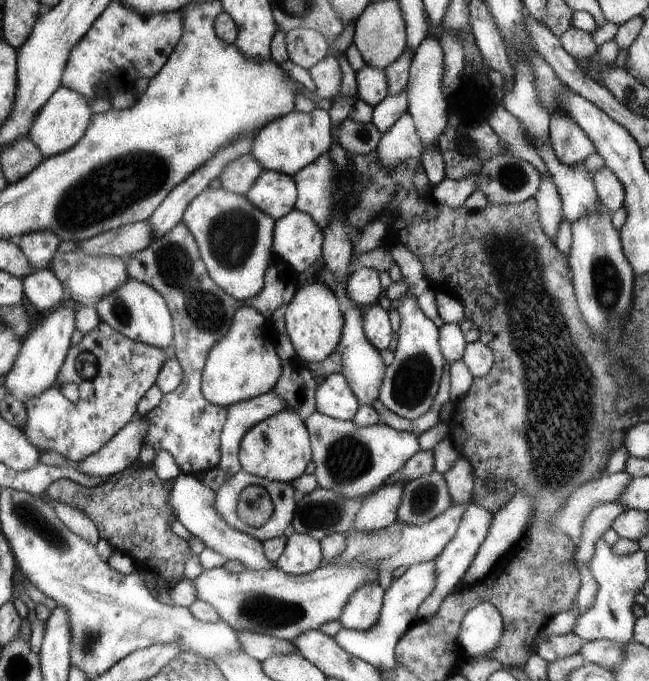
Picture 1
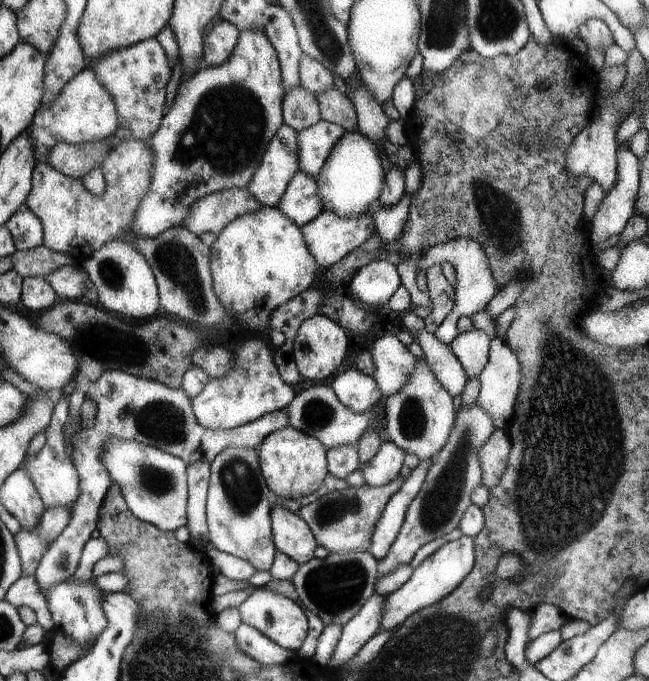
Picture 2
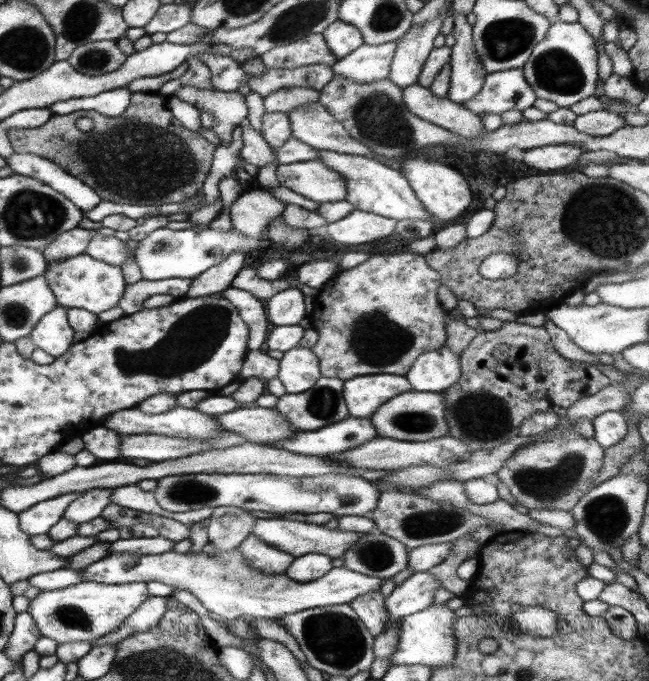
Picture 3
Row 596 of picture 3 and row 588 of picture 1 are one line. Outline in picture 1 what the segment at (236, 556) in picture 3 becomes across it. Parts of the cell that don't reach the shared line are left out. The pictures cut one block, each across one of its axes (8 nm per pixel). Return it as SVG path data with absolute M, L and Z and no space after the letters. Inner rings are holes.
M349 561L341 565L327 565L317 567L310 573L303 575L290 575L284 573L275 566L268 569L249 570L231 572L225 567L213 567L203 569L193 580L196 600L205 601L218 612L219 618L228 624L233 630L248 630L257 634L269 635L277 640L288 640L295 638L300 632L309 629L318 629L323 623L334 621L338 618L345 601L349 595L363 585L379 581L379 574L376 569L371 569L368 565Z

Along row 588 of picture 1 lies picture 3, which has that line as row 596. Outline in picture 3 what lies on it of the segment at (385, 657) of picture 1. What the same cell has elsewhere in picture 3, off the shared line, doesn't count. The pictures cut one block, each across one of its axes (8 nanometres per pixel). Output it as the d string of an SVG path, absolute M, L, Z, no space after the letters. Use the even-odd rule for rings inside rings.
M412 572L401 584L395 585L384 598L386 610L385 629L396 620L425 610L433 601L434 590L440 587L436 578L423 572Z

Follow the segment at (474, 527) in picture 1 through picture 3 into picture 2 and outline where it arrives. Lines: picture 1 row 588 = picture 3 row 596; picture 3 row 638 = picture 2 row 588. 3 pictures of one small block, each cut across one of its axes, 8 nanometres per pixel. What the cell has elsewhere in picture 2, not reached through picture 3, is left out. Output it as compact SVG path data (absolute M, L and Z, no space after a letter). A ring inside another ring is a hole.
M462 534L458 539L440 546L412 569L411 576L397 590L386 594L378 631L393 629L410 614L447 596L470 571L473 563L474 542L471 537Z

